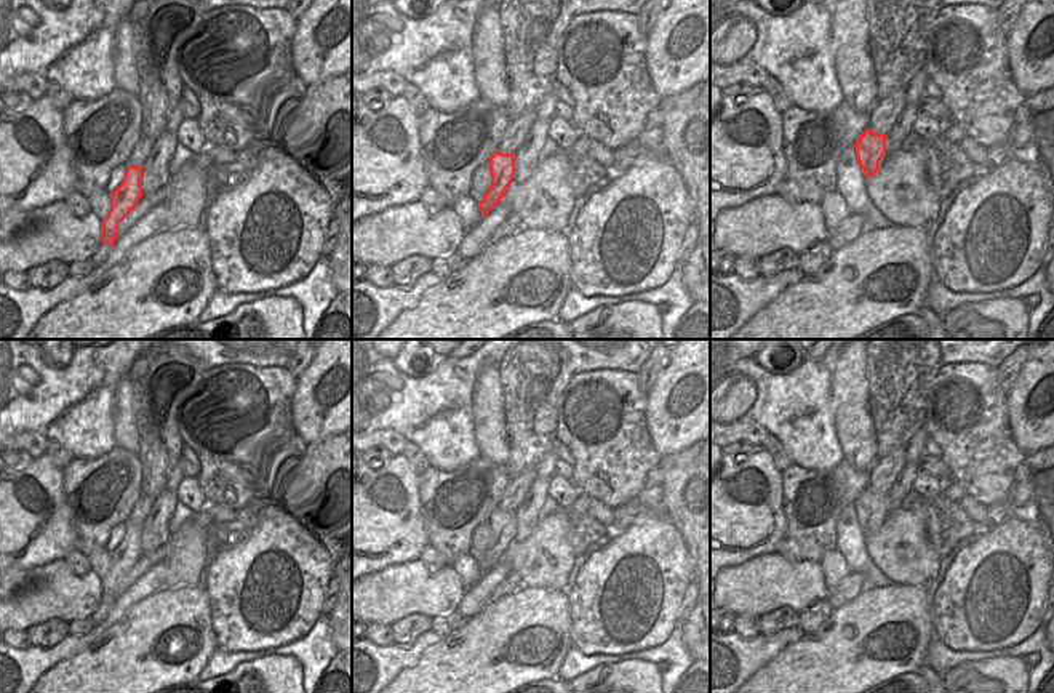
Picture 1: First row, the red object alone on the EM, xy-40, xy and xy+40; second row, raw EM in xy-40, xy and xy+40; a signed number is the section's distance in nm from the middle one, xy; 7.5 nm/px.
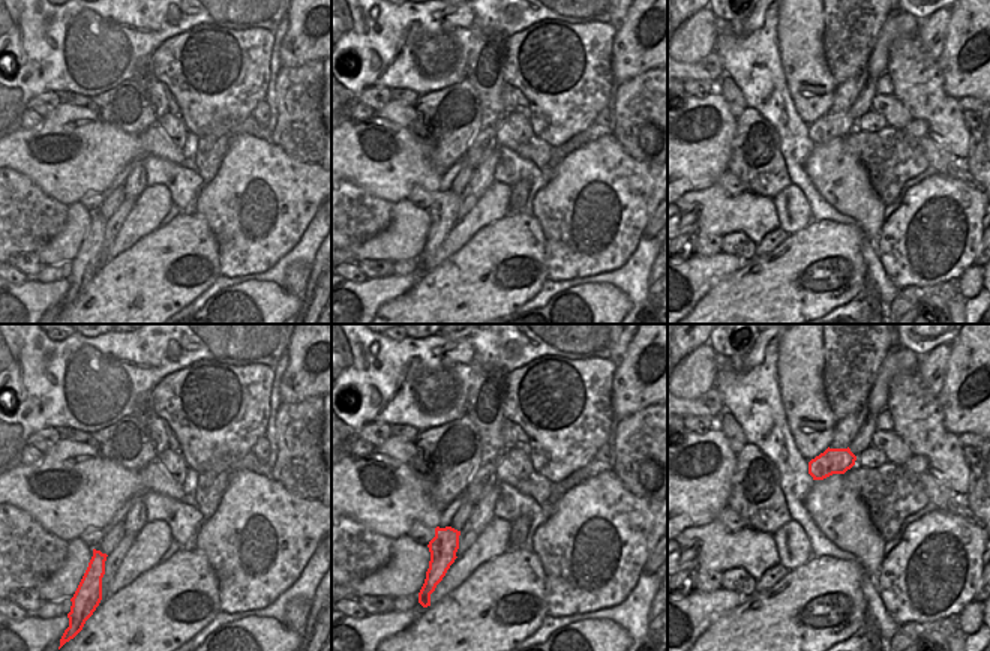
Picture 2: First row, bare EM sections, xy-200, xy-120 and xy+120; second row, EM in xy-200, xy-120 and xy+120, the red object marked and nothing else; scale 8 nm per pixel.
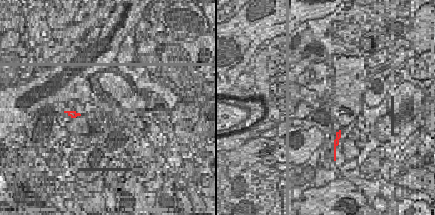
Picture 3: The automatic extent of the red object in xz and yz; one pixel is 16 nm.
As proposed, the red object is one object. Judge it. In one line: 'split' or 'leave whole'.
leave whole

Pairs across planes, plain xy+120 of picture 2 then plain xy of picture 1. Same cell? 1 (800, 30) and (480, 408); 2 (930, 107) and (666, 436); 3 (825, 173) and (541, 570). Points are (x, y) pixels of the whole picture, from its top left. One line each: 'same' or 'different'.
1: same
2: different
3: same

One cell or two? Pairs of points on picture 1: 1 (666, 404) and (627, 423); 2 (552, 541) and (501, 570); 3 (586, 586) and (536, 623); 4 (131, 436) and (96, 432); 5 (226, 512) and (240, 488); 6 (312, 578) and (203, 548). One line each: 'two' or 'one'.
1: two
2: one
3: two
4: two
5: two
6: two

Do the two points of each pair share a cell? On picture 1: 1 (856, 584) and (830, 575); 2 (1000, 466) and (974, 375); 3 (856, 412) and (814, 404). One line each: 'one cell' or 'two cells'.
1: two cells
2: one cell
3: two cells

